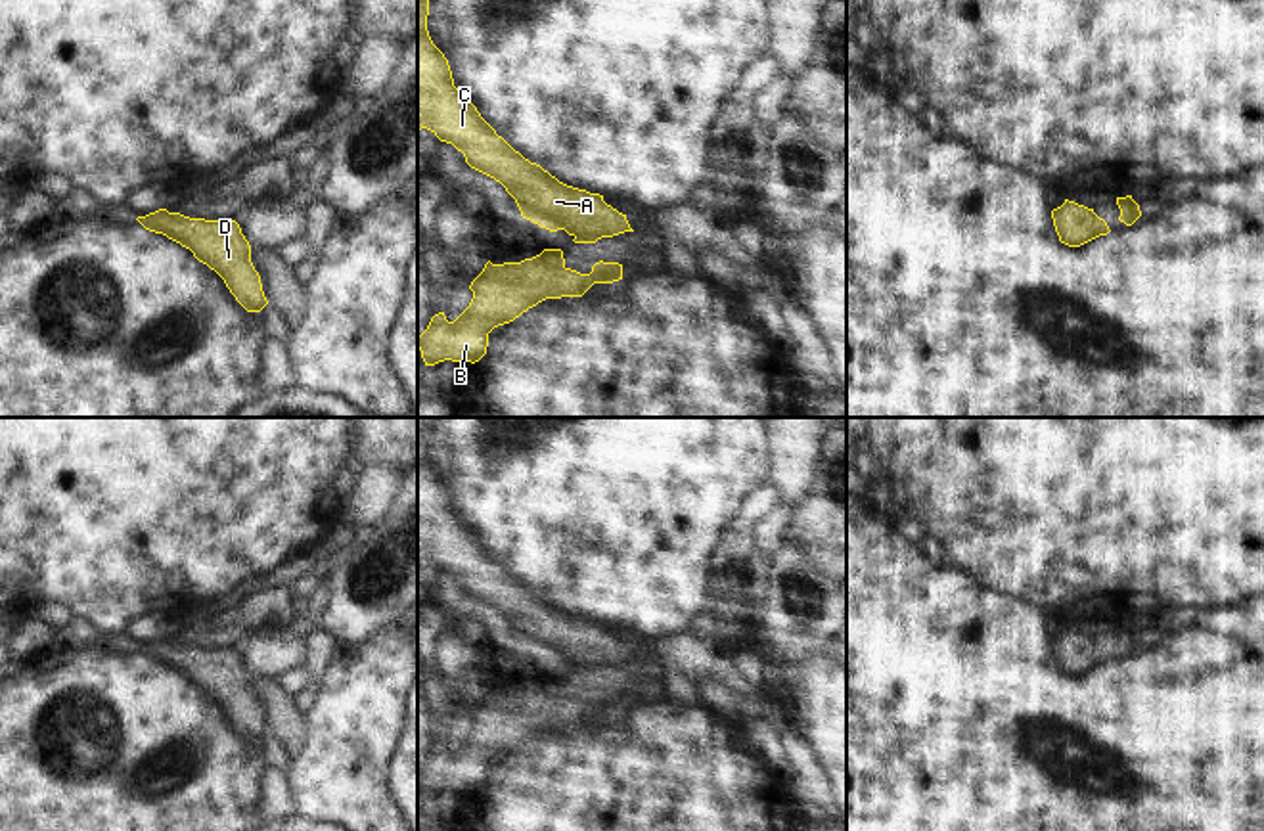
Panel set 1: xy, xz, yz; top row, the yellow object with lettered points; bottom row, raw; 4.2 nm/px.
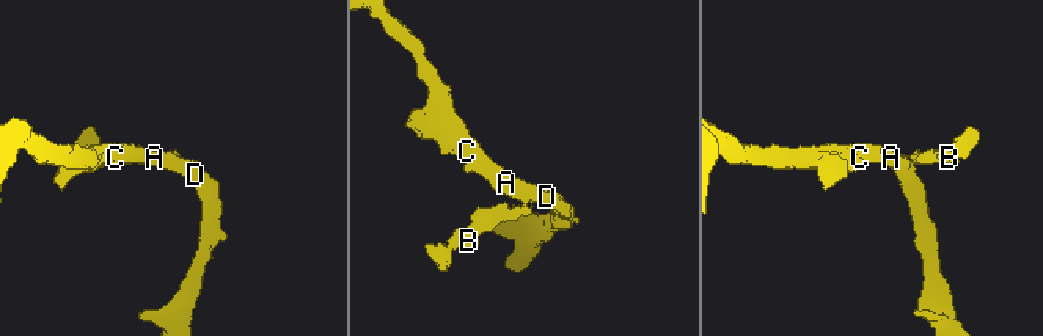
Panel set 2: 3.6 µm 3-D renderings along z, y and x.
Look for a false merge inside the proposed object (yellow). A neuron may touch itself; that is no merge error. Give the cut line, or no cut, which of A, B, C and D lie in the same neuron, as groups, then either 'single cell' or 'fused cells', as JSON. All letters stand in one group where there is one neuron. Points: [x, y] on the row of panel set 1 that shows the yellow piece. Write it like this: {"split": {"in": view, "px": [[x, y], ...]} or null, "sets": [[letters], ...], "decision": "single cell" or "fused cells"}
{"split": {"in": "xz", "px": [[575, 234], [602, 236]]}, "sets": [["A", "C", "D"], ["B"]], "decision": "fused cells"}

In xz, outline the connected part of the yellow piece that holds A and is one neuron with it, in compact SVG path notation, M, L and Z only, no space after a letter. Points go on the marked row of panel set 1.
M418 0L418 130L431 130L440 142L452 144L463 153L465 163L500 182L515 199L521 216L550 232L565 230L569 236L594 234L613 237L634 232L626 214L603 201L603 195L590 193L559 182L540 165L530 163L515 151L481 117L477 107L454 86L452 71L444 54L433 44L427 31L429 0Z

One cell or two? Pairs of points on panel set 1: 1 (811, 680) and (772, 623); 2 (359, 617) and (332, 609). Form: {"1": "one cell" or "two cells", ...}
{"1": "two cells", "2": "one cell"}

